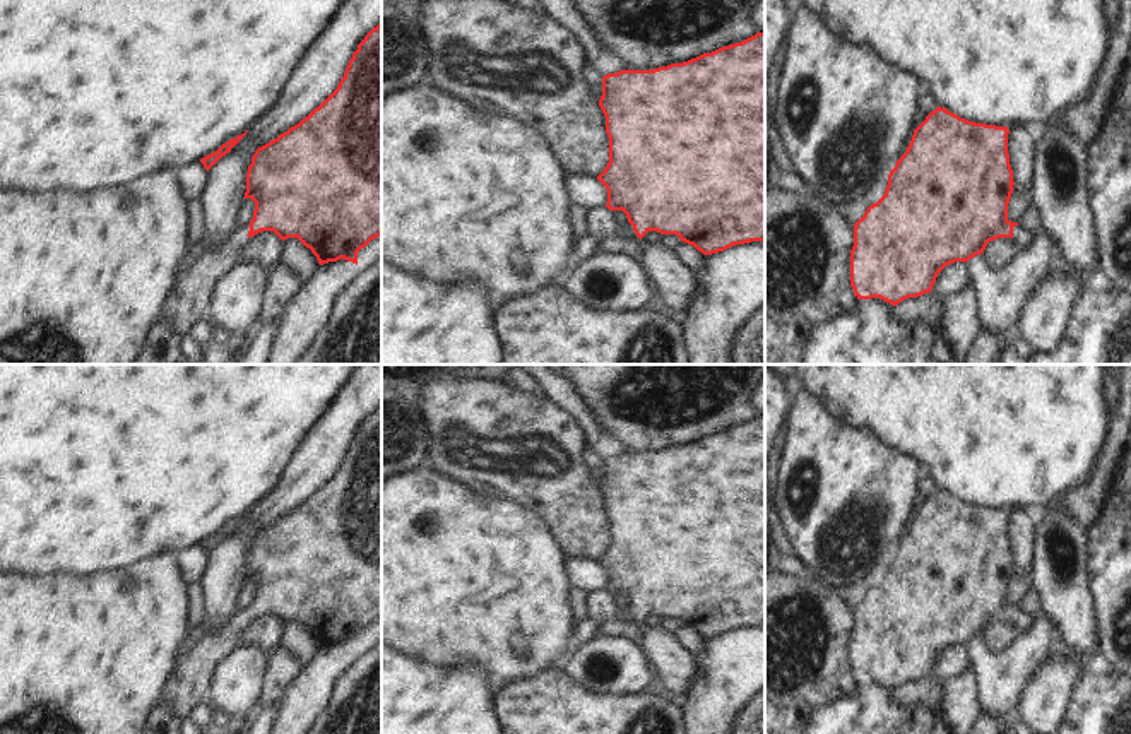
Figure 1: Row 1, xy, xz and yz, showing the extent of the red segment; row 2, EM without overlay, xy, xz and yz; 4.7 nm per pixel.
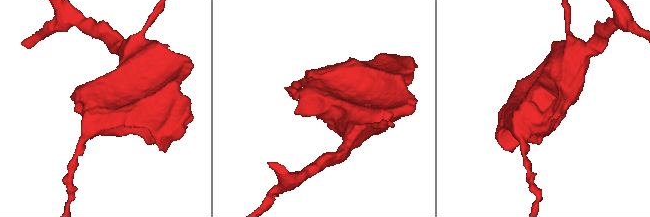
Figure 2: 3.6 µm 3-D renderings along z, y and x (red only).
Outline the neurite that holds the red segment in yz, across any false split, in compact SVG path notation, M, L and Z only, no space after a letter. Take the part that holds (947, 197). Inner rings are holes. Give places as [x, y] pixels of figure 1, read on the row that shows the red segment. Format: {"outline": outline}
{"outline": "M941 106L926 116L890 171L885 195L854 224L850 286L857 299L879 298L897 306L903 299L931 293L946 265L984 253L989 241L1013 238L1021 248L1032 241L1025 228L1008 219L1008 204L1015 190L1008 133L1008 127L968 121Z"}

